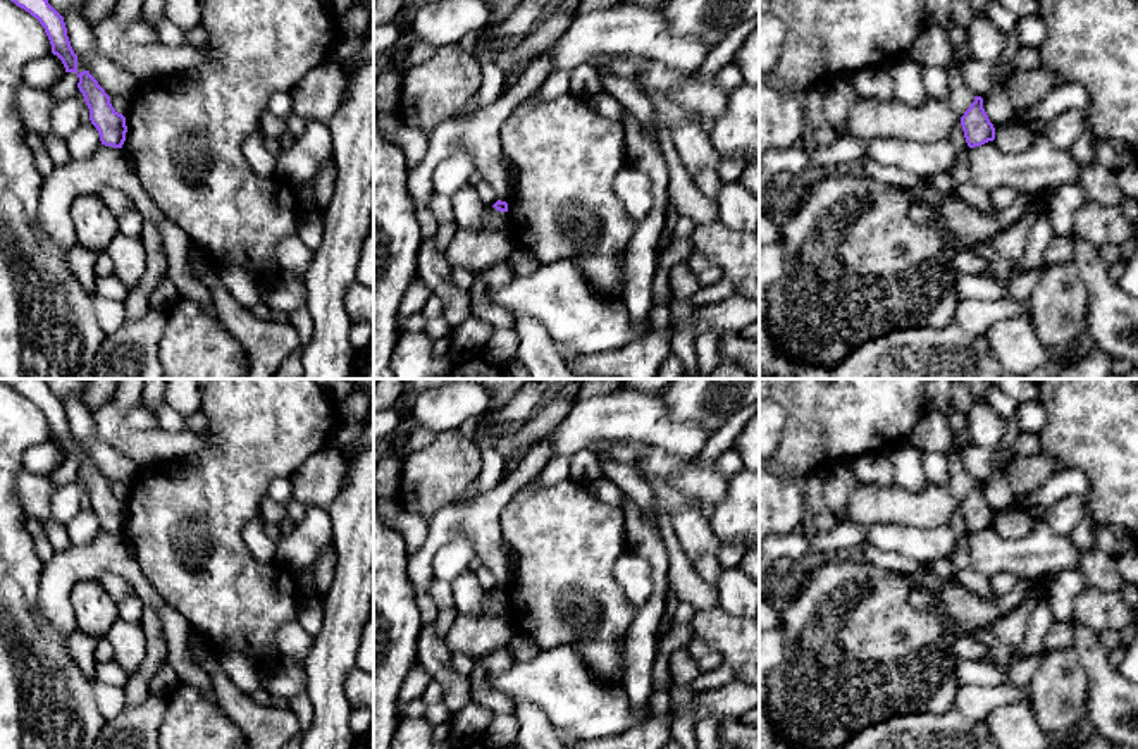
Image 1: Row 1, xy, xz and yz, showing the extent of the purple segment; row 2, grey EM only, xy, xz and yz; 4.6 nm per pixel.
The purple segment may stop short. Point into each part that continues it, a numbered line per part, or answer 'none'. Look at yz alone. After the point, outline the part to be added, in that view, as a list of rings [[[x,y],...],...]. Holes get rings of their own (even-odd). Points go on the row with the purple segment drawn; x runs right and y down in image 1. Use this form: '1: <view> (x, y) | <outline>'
none

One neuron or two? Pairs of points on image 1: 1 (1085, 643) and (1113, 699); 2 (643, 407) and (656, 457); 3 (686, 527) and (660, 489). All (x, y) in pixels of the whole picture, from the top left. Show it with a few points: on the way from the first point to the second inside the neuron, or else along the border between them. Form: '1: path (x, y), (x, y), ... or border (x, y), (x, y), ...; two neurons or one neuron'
1: path (1094, 656), (1106, 686); one neuron
2: border (648, 443), (684, 458), (692, 457); two neurons
3: path (686, 519), (668, 498); one neuron

